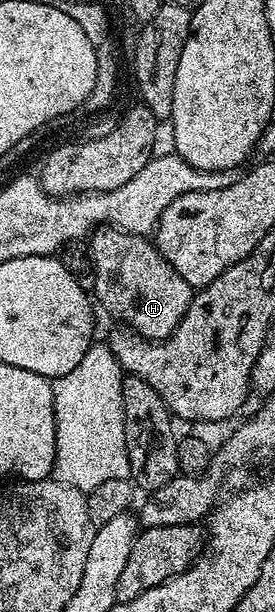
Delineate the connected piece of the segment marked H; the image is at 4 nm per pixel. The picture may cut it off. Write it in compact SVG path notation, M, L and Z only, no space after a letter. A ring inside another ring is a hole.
M106 226L92 233L87 243L87 255L95 278L91 292L96 303L101 303L117 322L132 328L144 340L167 339L193 301L195 290L185 281L183 274L163 258L152 239L143 236Z

